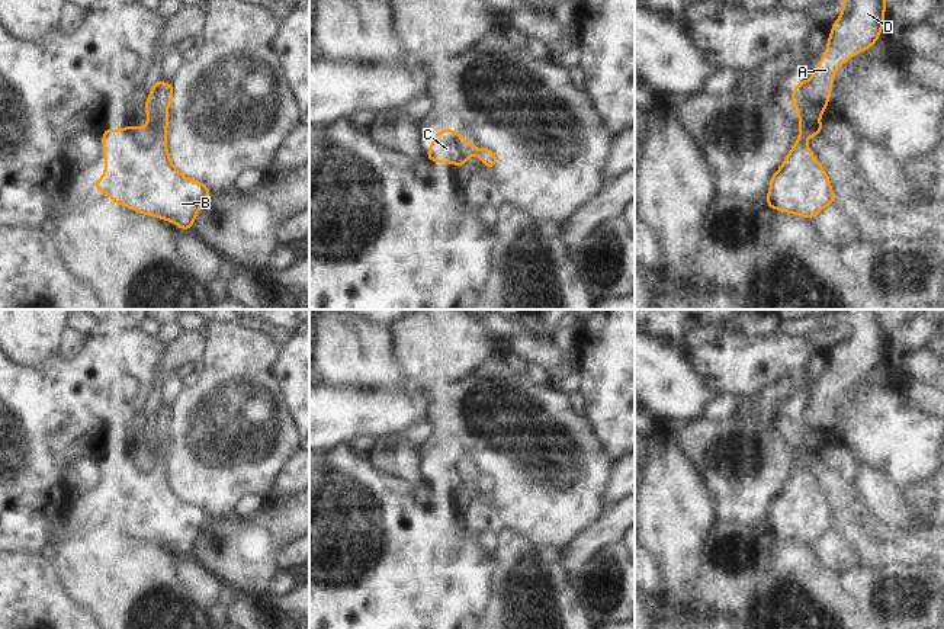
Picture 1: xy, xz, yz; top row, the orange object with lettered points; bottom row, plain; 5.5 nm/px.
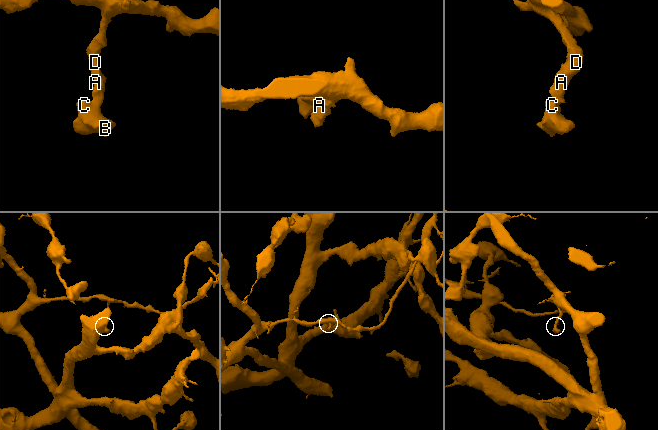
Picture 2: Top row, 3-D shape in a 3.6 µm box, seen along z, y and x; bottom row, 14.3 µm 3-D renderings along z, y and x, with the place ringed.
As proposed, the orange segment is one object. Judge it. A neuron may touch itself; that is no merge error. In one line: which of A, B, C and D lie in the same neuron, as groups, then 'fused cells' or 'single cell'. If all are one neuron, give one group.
groups A B C D; single cell

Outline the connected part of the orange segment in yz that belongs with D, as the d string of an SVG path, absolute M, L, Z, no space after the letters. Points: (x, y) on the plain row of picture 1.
M844 309L845 321L842 322L842 337L834 347L823 384L818 388L810 405L803 405L794 411L790 420L790 427L799 439L799 465L794 468L781 492L770 503L770 516L765 530L770 535L778 535L789 539L796 539L806 545L812 545L828 530L838 527L838 522L831 514L831 507L818 488L813 478L807 474L806 465L826 456L821 450L819 442L826 436L835 395L847 388L851 382L873 372L883 354L884 334L887 324L883 318L886 309Z

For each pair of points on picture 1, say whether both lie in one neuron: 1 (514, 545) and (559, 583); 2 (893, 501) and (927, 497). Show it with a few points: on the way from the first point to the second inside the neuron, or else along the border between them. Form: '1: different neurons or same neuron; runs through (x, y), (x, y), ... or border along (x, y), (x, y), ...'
1: same neuron; runs through (526, 557), (548, 578)
2: same neuron; runs through (902, 501), (918, 501)

